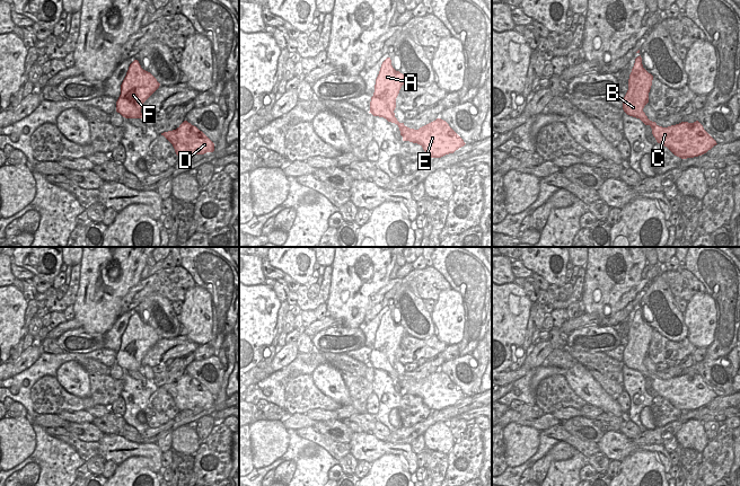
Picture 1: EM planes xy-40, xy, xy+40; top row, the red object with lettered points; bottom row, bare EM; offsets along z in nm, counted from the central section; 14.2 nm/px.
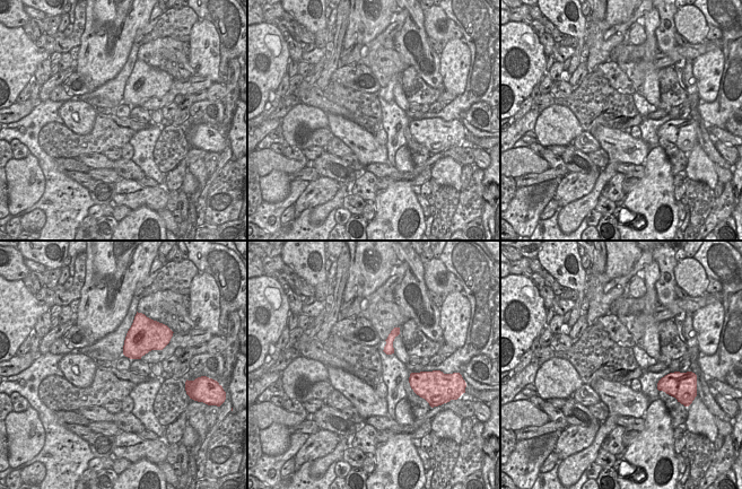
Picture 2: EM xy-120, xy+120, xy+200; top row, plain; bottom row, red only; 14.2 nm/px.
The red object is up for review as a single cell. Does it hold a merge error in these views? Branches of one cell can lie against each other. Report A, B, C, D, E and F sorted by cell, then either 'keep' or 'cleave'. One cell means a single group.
A B C D E F | keep

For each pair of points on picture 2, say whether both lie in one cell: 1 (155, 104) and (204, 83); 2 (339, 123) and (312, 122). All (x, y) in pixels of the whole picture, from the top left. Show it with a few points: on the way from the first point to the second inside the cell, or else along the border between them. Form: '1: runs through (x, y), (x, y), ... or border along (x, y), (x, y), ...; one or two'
1: runs through (167, 97), (177, 87), (192, 85); one
2: border along (325, 113), (328, 127); two

